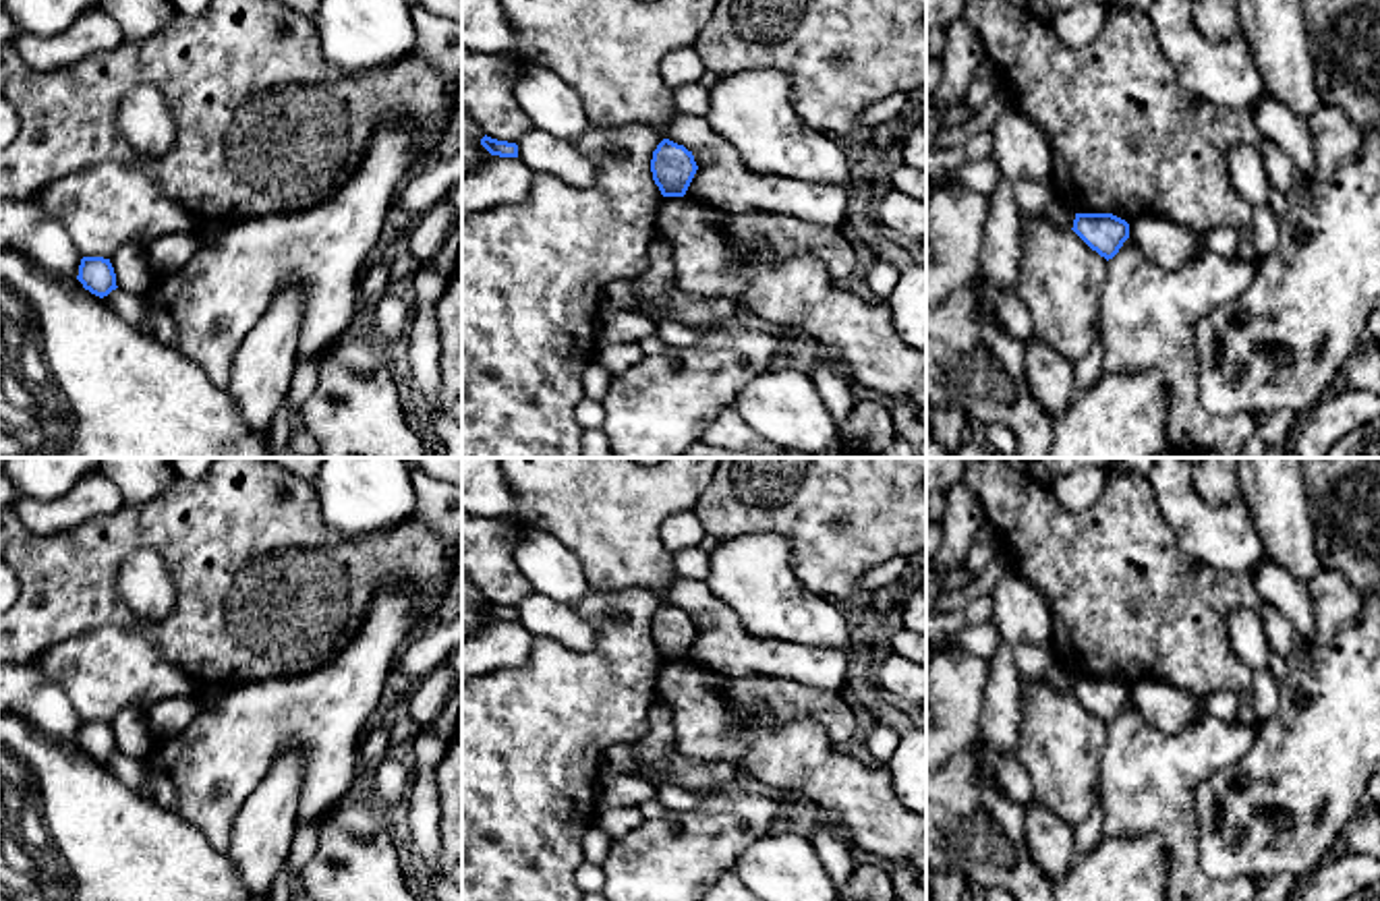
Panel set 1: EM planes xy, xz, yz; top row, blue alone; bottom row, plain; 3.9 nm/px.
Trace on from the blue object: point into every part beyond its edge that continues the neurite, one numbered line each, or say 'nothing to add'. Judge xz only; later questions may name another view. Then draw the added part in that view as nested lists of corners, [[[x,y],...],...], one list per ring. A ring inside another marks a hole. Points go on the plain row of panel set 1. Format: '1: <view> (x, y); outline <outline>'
nothing to add

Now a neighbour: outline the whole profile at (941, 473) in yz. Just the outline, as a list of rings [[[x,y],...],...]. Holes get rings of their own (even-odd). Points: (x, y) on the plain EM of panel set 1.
[[[926,458],[926,499],[932,493],[947,493],[964,483],[966,468],[974,458]]]

